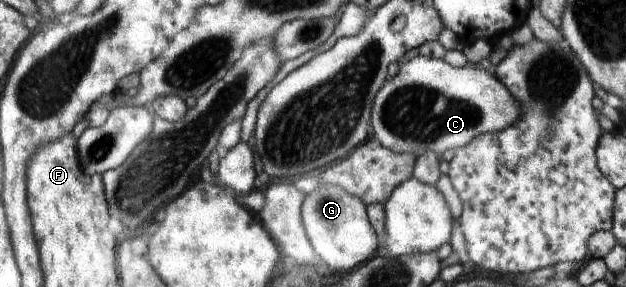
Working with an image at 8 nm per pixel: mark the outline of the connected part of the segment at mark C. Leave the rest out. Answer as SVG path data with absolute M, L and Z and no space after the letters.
M412 54L401 61L399 67L398 73L380 88L372 108L373 137L392 152L408 153L417 157L430 151L441 156L446 150L467 146L472 139L482 134L505 130L522 117L520 102L508 92L508 88L499 78L492 76L488 70L482 70L478 64L468 63L464 68L456 68L444 59Z

